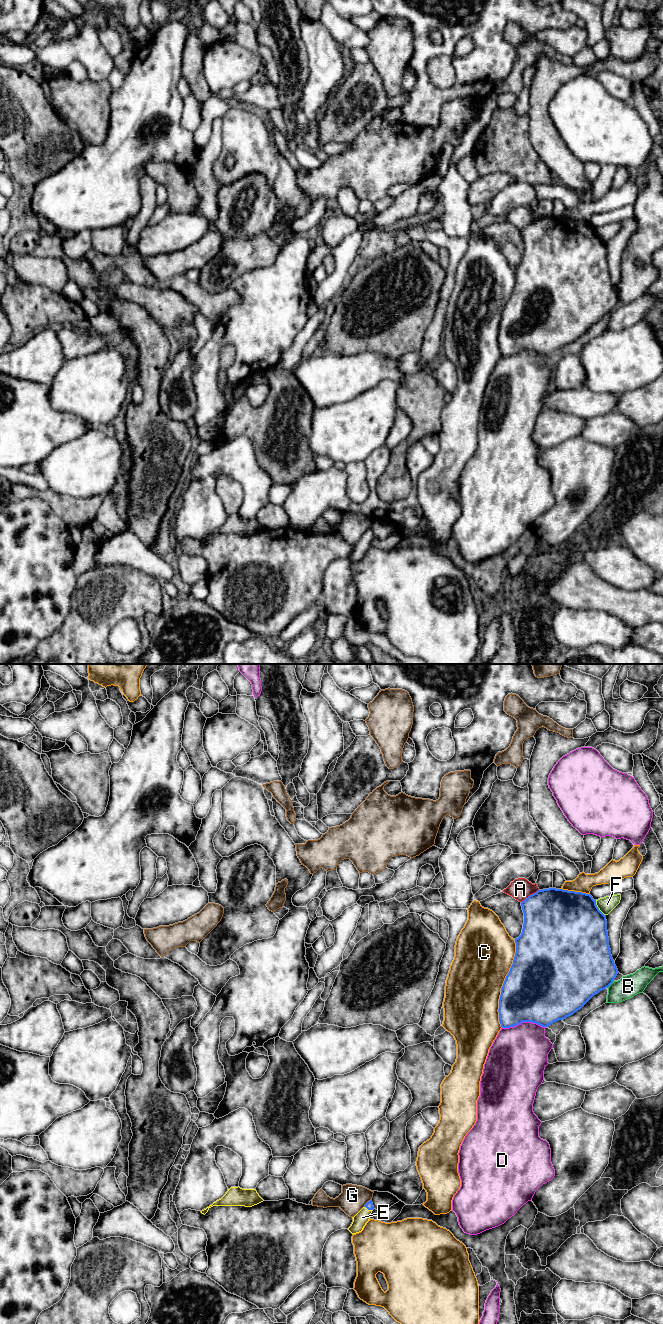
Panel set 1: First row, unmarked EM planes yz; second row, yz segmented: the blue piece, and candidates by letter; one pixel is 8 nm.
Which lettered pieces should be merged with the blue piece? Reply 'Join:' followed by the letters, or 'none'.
Join: E

